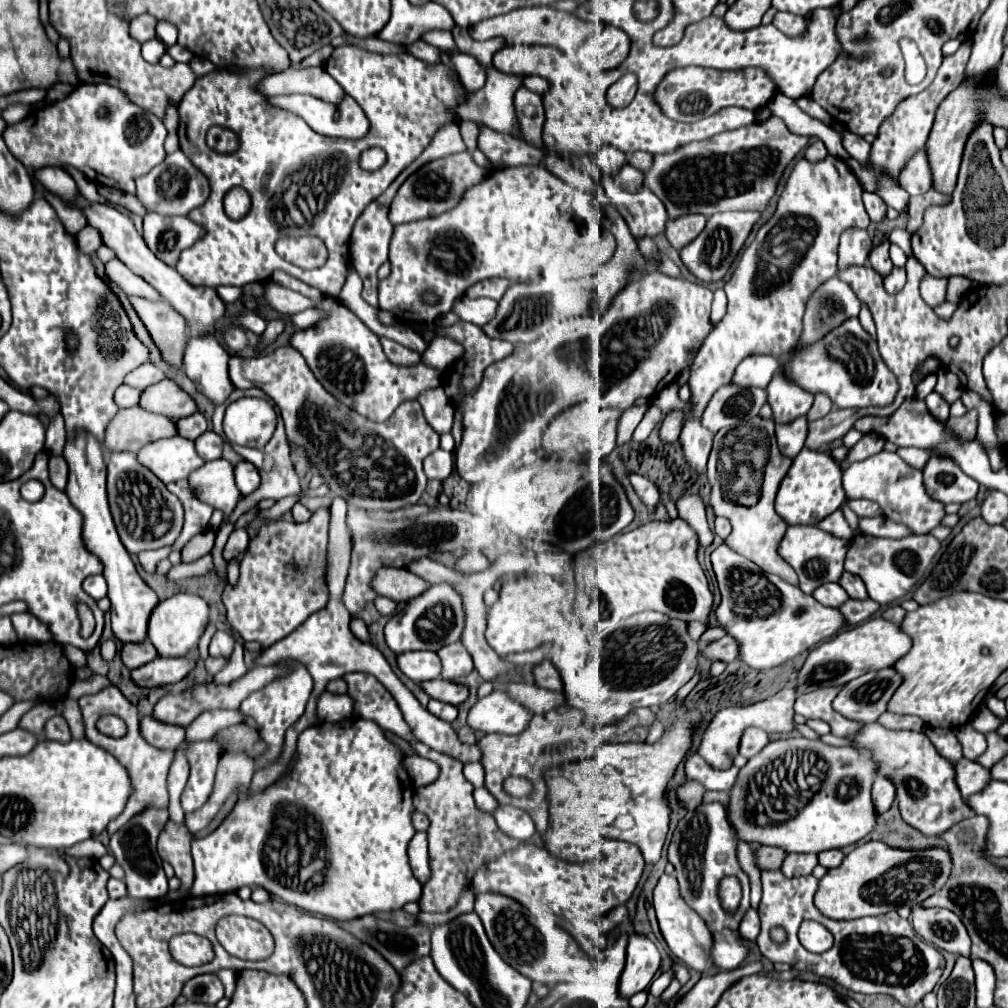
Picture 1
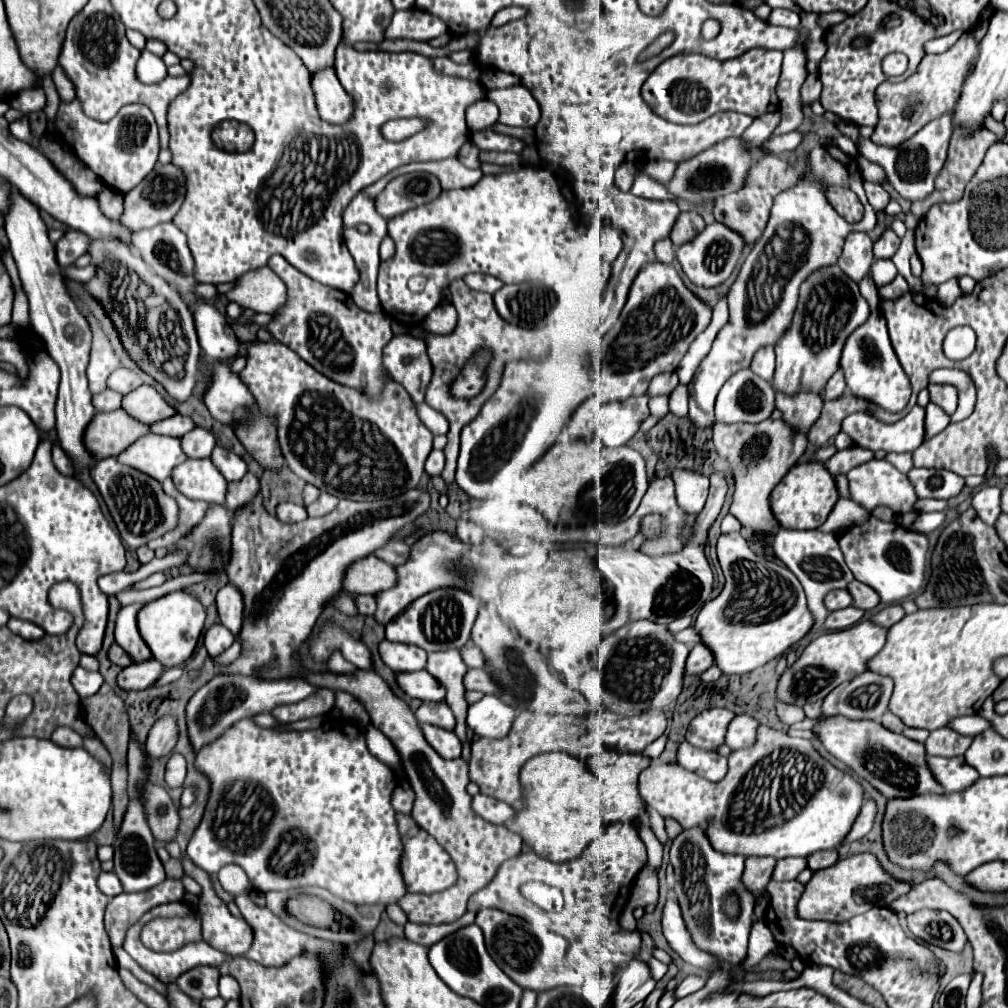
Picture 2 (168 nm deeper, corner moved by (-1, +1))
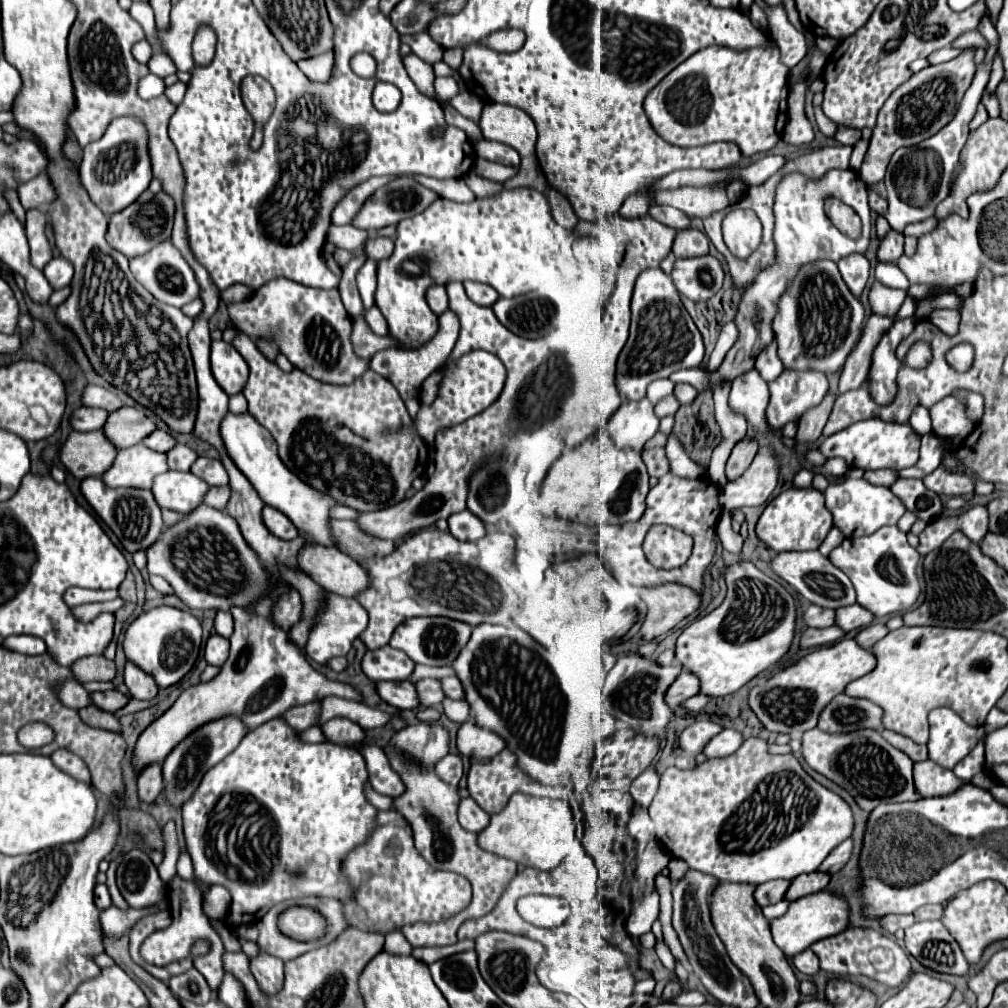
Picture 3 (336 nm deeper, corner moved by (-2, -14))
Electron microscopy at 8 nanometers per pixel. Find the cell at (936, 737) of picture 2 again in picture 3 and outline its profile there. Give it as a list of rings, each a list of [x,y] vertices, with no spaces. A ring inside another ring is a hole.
[[[986,735],[976,743],[976,747],[974,747],[962,761],[956,763],[956,767],[954,767],[954,775],[956,775],[956,777],[970,781],[976,773],[982,770],[985,763],[984,739],[986,739]]]

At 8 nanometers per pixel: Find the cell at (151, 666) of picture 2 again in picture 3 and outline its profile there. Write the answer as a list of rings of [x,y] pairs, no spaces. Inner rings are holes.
[[[118,689],[104,691],[104,693],[92,693],[92,699],[94,699],[96,707],[100,707],[104,711],[110,711],[110,713],[116,713],[124,705],[128,705],[128,701],[130,701],[130,697],[122,695]]]

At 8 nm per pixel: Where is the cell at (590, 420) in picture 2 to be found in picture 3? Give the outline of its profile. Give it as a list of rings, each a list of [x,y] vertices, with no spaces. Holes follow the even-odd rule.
[[[642,399],[640,403],[622,403],[606,427],[606,433],[616,447],[628,447],[632,451],[642,451],[656,431],[658,417],[648,399]]]

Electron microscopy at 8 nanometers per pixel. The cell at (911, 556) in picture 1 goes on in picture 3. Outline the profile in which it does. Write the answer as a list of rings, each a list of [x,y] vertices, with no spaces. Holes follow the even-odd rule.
[[[882,527],[872,535],[846,539],[828,557],[850,577],[858,595],[858,603],[876,617],[906,613],[920,597],[920,583],[916,575],[920,553],[908,545],[906,533],[898,527]]]

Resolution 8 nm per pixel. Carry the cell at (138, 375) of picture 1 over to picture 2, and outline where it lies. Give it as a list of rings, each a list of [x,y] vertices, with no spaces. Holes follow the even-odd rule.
[[[127,368],[115,370],[115,372],[109,376],[109,380],[107,380],[107,388],[115,390],[115,392],[121,392],[123,396],[129,394],[131,390],[135,390],[135,388],[141,386],[141,384],[143,384],[141,378],[135,376],[135,374],[133,374],[131,370],[127,370]]]

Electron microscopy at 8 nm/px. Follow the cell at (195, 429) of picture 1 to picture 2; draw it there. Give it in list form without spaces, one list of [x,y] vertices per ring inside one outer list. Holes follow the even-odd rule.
[[[175,414],[175,416],[171,416],[171,418],[153,422],[153,426],[149,426],[149,428],[151,428],[151,432],[155,432],[155,434],[181,438],[181,436],[189,432],[193,426],[195,426],[195,424],[193,424],[191,418],[181,416],[181,414]]]

